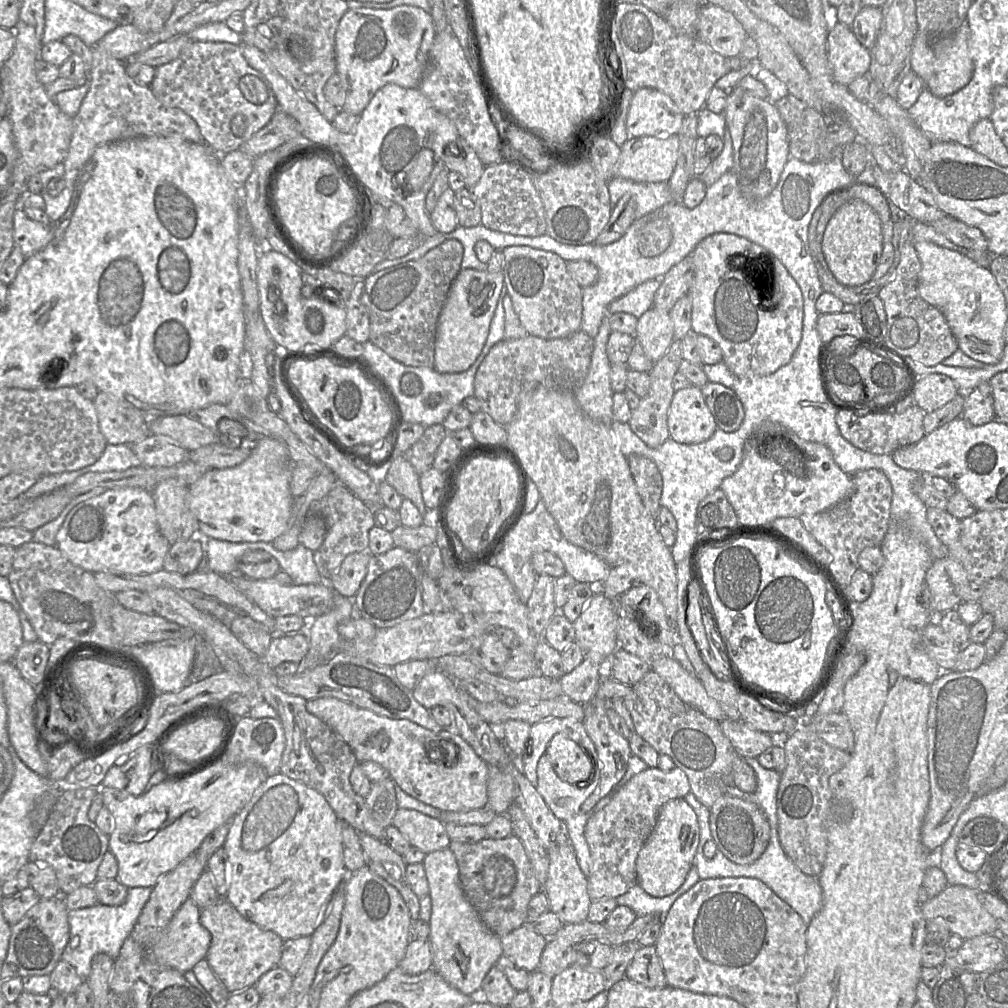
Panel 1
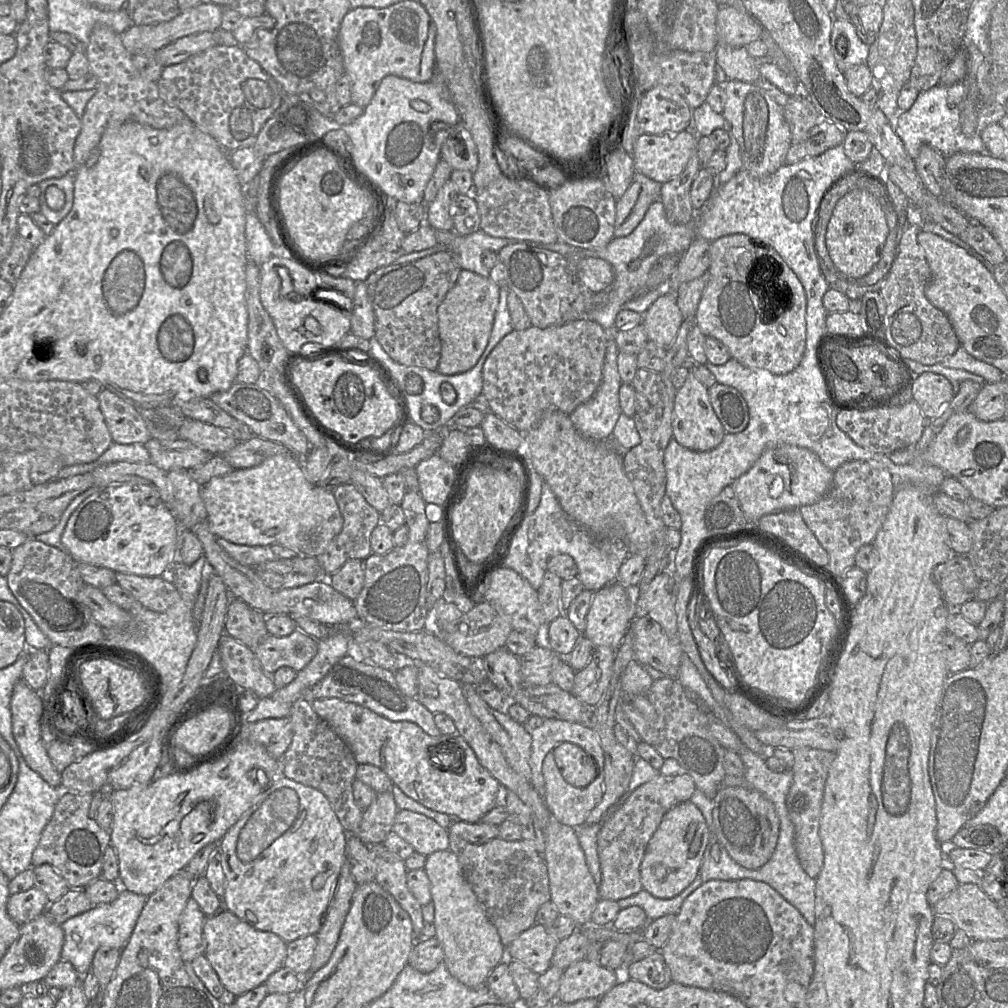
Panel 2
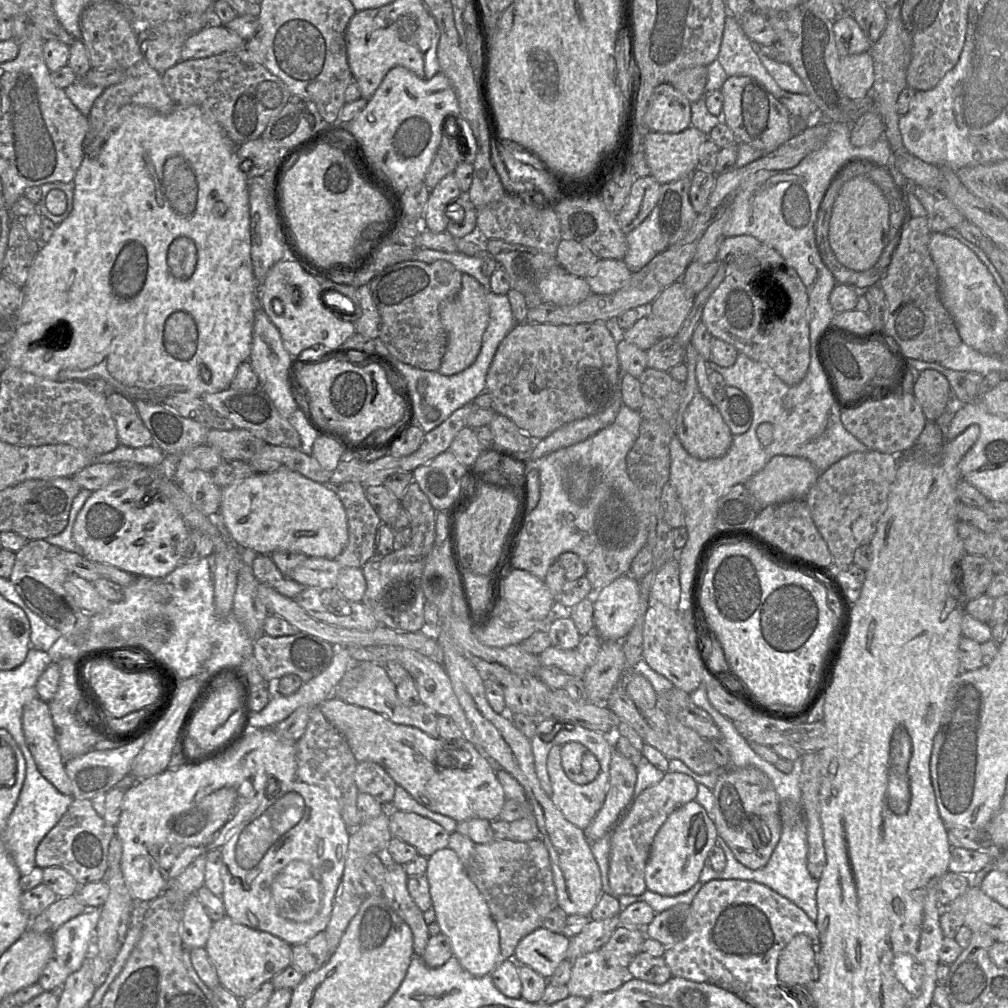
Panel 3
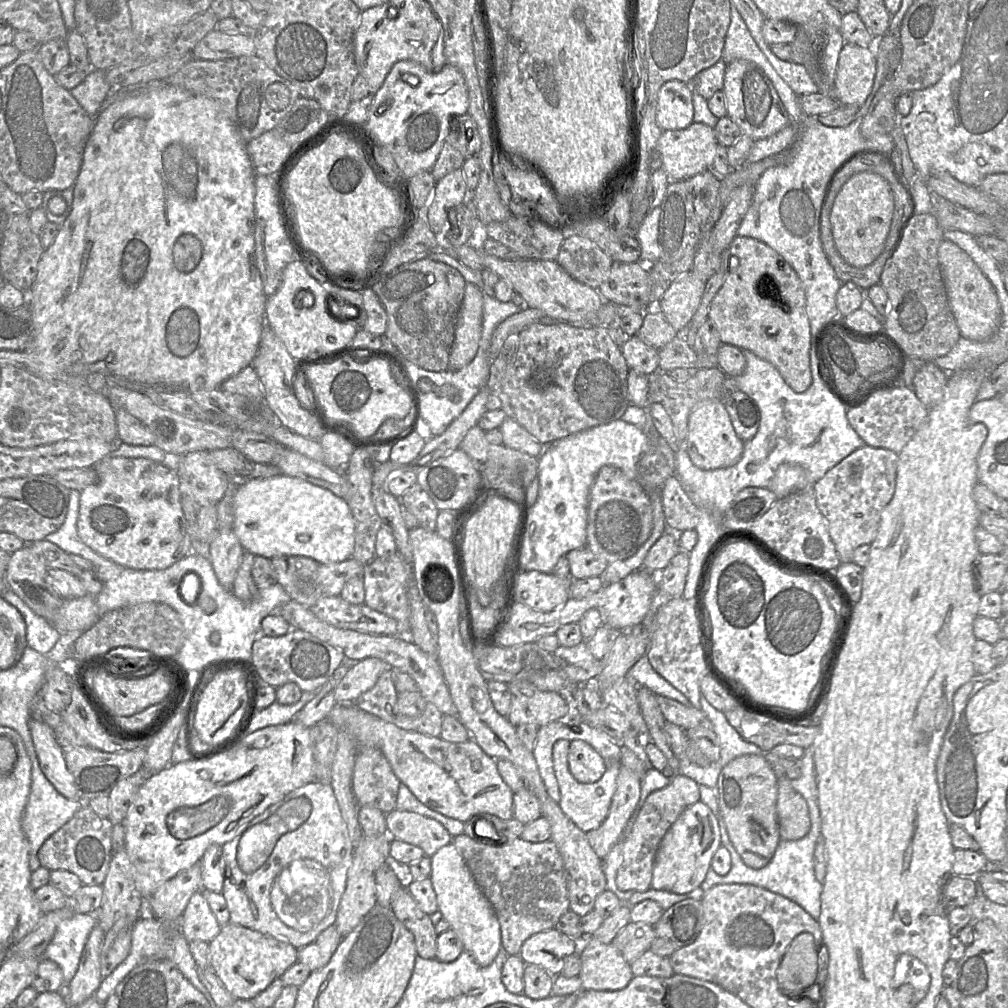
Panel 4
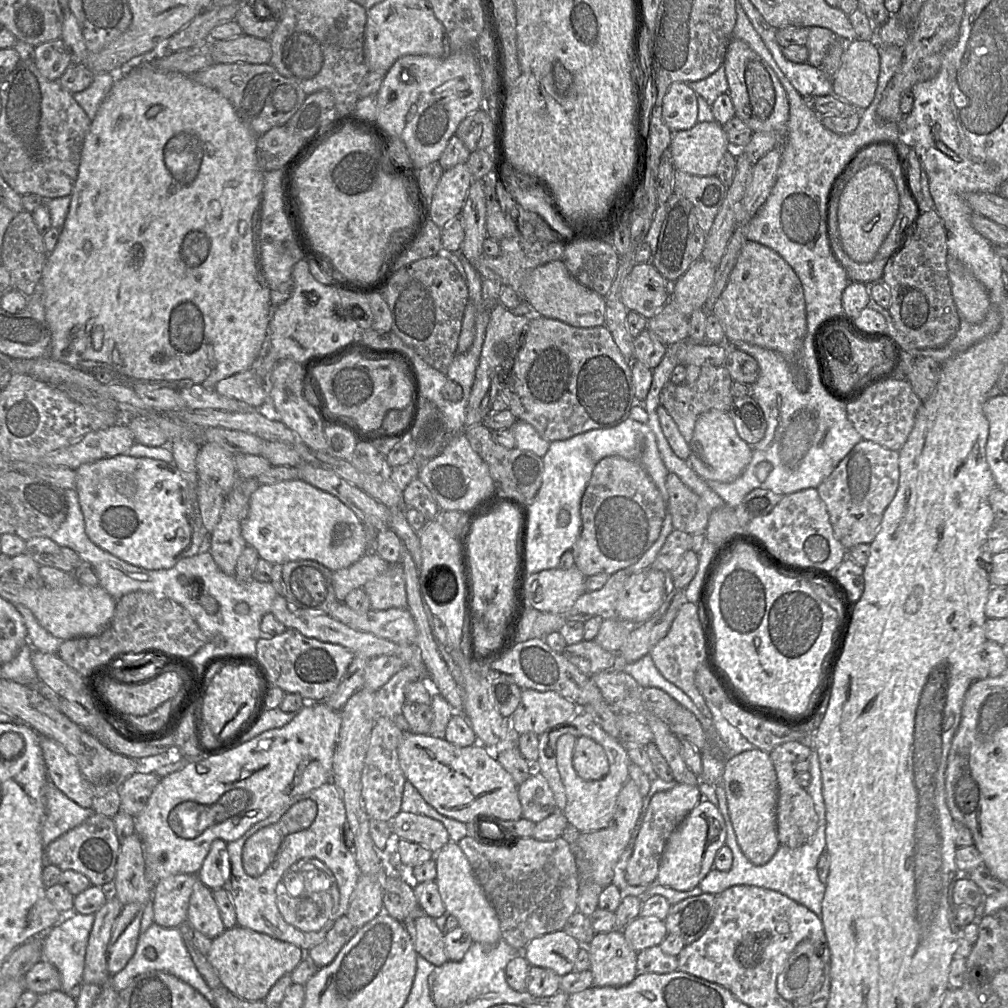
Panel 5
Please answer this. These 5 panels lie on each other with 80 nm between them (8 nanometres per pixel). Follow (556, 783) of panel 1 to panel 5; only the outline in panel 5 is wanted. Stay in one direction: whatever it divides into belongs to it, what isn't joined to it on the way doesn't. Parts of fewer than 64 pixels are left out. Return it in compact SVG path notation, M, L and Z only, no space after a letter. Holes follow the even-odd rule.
M564 734L558 738L556 743L557 769L566 793L566 805L562 812L569 825L577 832L597 831L608 826L613 819L618 794L629 779L629 772L625 773L619 758L602 779L595 781L581 779L572 765L572 753L576 739L574 735Z

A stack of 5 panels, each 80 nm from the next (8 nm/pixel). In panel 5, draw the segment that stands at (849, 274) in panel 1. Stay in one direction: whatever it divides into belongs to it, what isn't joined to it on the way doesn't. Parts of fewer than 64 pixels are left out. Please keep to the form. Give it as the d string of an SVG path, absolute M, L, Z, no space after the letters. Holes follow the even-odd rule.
M879 164L866 166L850 178L838 197L838 227L843 250L855 262L873 261L898 214L899 193L891 173Z

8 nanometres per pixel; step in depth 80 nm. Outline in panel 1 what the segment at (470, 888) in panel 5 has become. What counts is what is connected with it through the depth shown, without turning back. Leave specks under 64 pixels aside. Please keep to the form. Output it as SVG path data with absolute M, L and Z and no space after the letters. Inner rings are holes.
M447 849L426 854L423 866L431 899L430 934L432 969L451 987L470 996L482 990L482 983L503 955L500 938L482 922L466 898L459 879L455 855Z

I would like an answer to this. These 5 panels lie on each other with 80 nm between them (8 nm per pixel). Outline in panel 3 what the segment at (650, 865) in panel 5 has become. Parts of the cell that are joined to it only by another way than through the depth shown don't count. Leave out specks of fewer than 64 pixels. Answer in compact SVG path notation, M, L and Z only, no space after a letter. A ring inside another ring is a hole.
M666 772L661 781L644 789L611 827L608 882L612 895L638 896L647 890L645 866L657 831L676 808L695 800L697 792L698 783L693 777Z

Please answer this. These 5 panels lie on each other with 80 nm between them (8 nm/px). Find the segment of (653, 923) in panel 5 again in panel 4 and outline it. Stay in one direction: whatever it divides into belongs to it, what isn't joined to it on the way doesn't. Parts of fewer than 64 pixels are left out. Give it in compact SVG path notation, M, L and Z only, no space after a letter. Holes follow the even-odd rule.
M629 922L612 940L624 960L631 964L650 949L656 938L653 925L642 922Z

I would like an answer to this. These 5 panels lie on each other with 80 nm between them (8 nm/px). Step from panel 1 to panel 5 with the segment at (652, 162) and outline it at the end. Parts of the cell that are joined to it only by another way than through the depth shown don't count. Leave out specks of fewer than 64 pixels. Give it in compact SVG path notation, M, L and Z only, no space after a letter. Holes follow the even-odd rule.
M698 122L688 130L673 132L668 158L675 170L691 175L715 176L721 159L730 149L721 124Z

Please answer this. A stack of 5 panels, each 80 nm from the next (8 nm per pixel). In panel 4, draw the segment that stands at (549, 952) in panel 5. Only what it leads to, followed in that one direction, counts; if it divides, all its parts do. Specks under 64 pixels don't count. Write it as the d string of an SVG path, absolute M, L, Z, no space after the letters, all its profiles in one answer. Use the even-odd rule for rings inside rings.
M553 928L529 937L519 956L526 965L539 966L556 977L560 975L565 959L577 953L580 947L579 941Z

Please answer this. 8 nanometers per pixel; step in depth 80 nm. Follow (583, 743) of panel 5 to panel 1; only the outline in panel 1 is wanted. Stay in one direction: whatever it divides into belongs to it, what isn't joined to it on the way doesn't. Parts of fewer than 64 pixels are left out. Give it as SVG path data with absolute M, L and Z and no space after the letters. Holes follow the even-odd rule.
M555 735L549 742L545 755L549 758L558 778L568 784L585 787L594 779L591 757L575 742Z

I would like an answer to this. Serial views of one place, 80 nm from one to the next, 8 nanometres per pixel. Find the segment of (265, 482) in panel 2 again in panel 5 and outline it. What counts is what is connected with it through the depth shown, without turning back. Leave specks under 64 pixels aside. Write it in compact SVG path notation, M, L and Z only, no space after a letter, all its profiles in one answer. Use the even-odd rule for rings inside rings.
M301 479L260 484L250 496L249 511L241 522L241 532L247 545L252 546L260 558L271 564L313 560L331 571L337 571L349 567L369 552L367 529L353 510L334 495Z

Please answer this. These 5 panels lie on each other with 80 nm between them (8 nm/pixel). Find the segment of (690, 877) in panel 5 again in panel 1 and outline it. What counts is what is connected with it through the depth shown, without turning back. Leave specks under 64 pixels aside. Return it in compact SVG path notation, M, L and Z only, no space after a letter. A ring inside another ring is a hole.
M683 798L663 804L658 811L655 827L636 861L637 885L652 897L662 898L673 894L684 883L694 865L699 839L697 816Z

